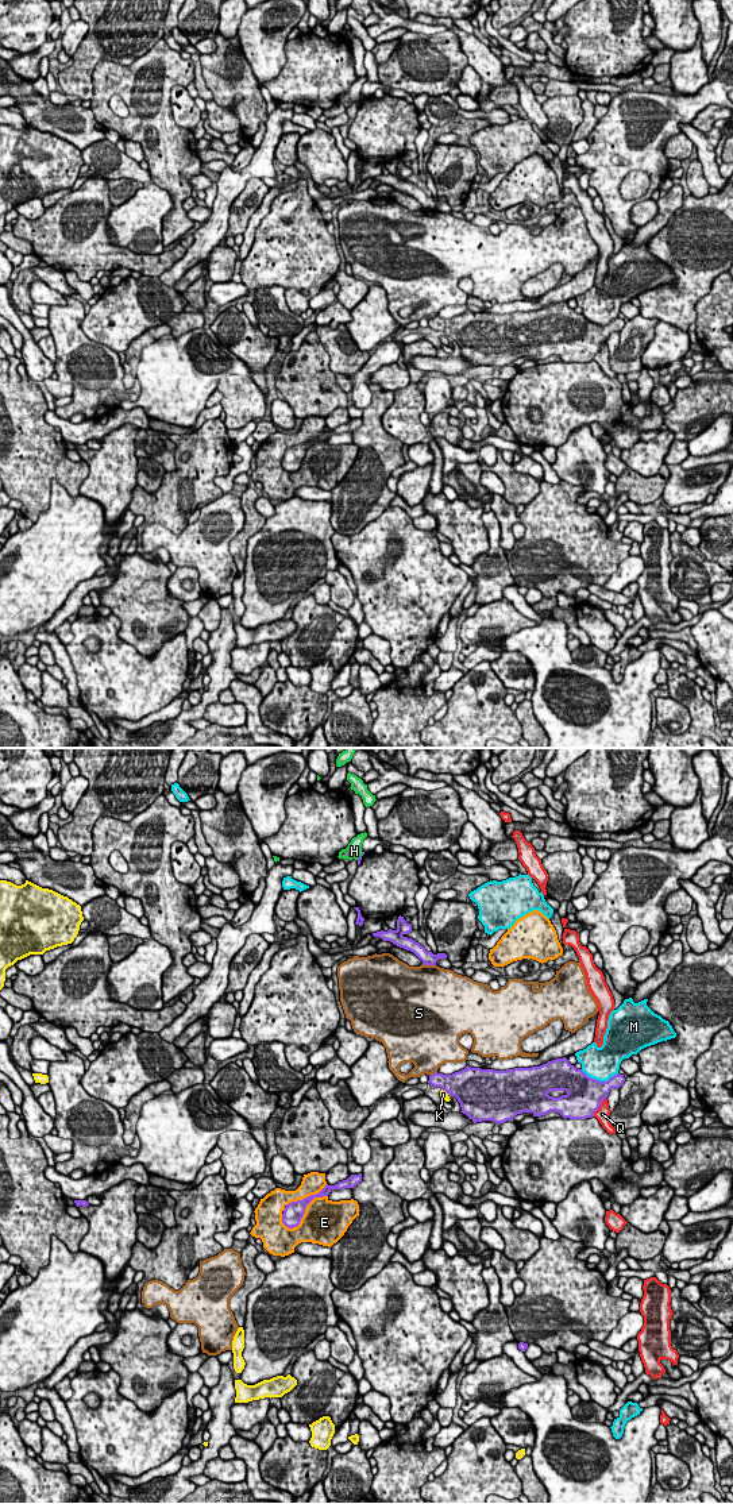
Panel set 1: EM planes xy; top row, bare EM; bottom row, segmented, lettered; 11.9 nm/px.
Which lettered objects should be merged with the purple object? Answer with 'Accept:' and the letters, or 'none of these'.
Accept: none of these

